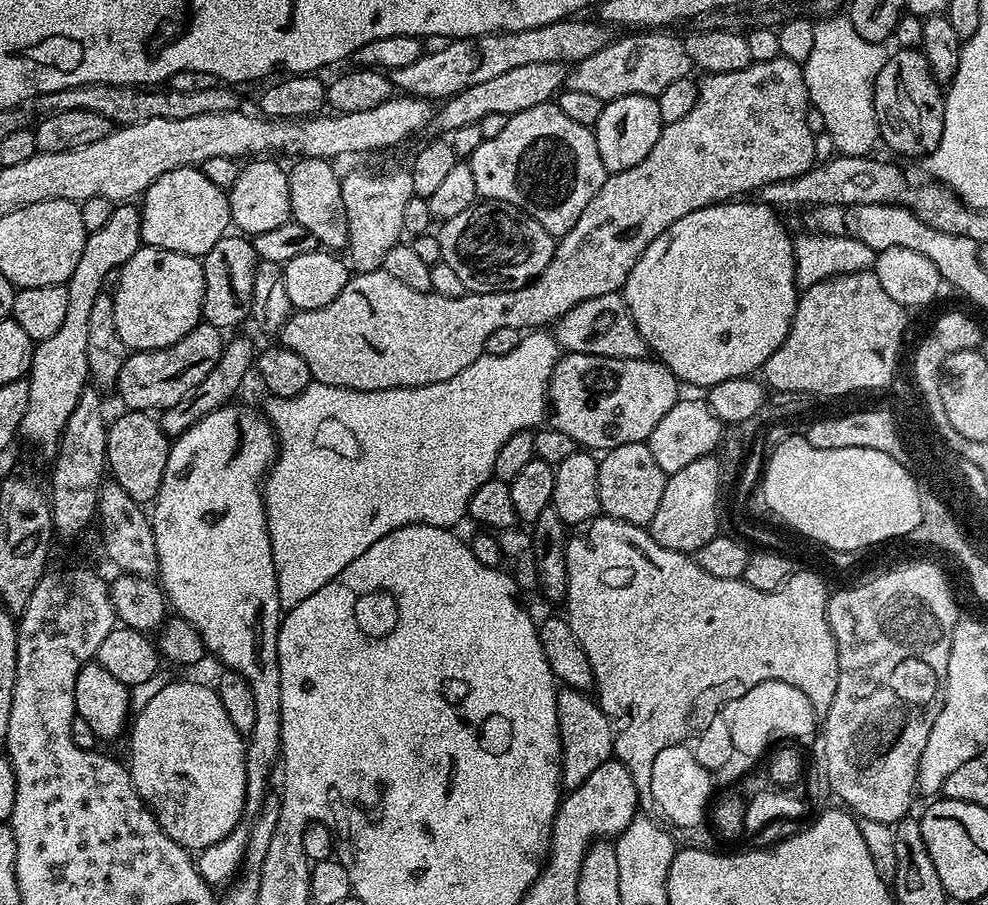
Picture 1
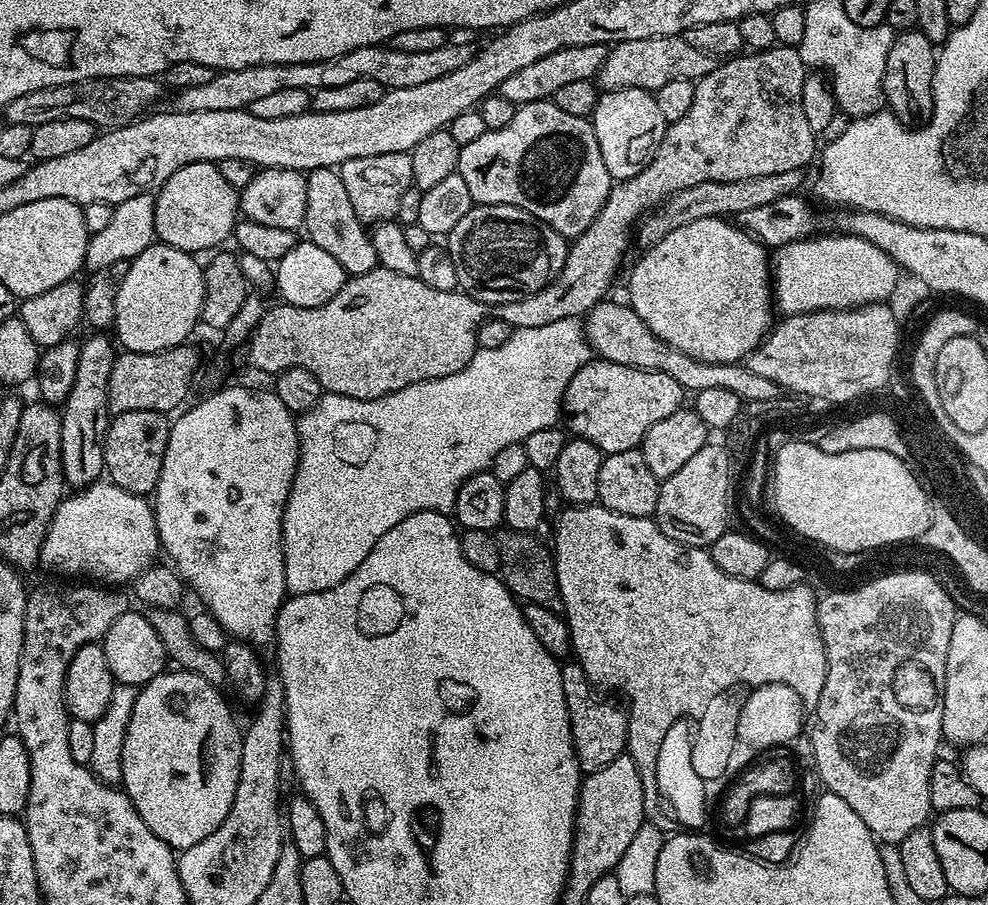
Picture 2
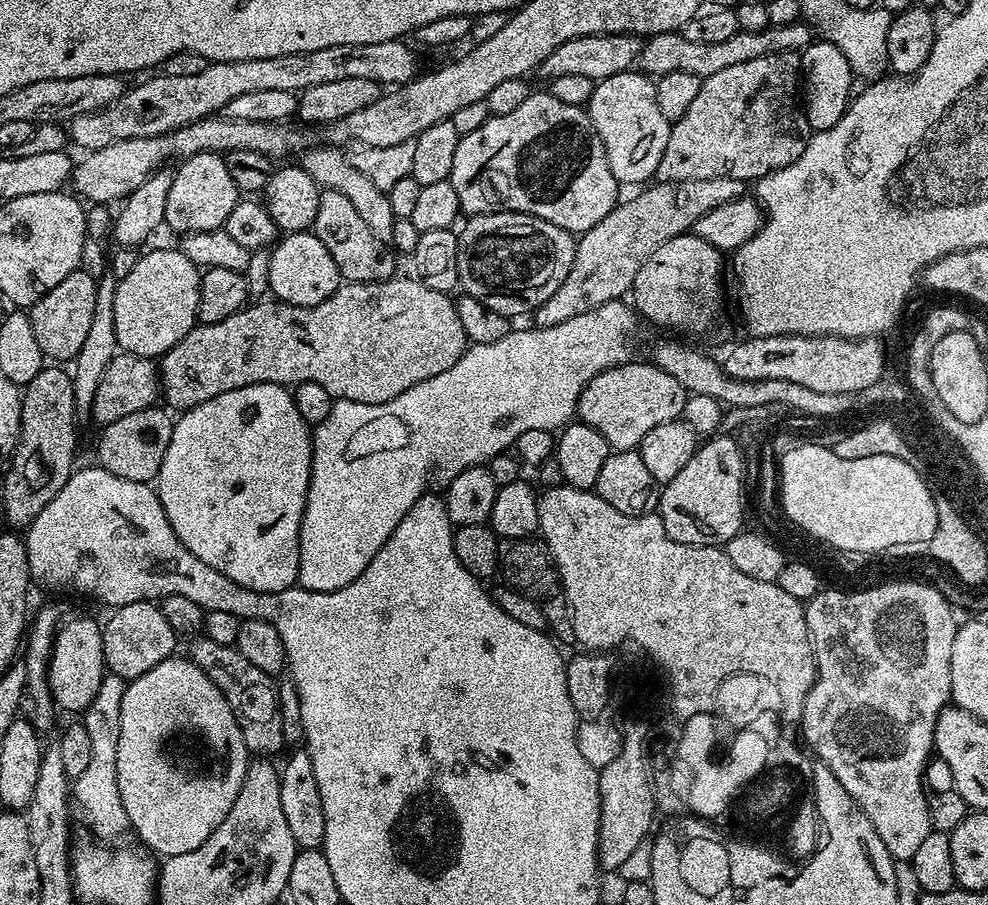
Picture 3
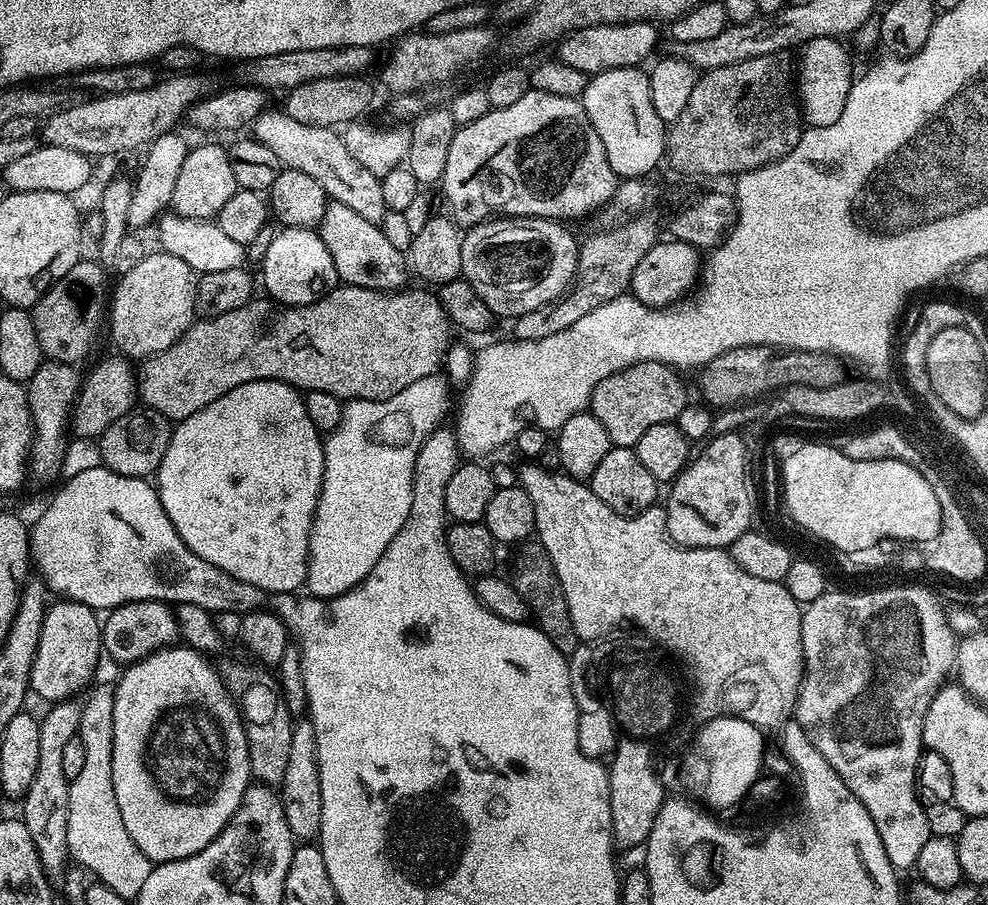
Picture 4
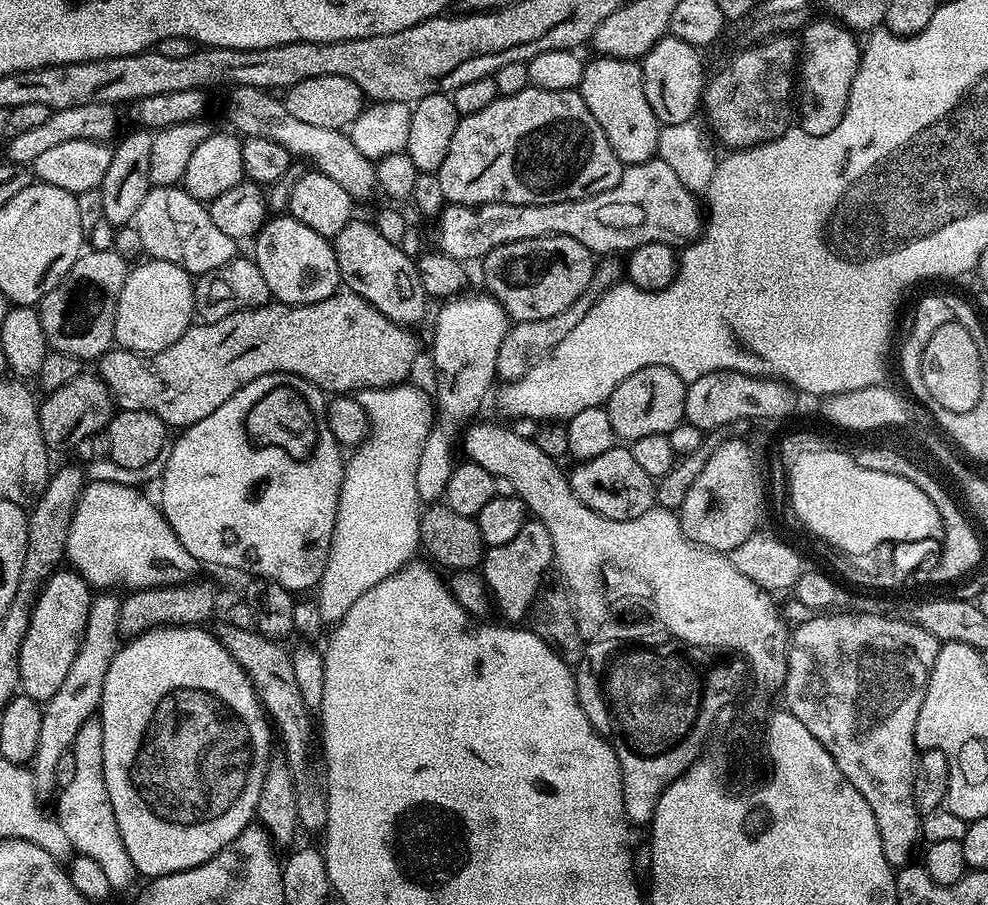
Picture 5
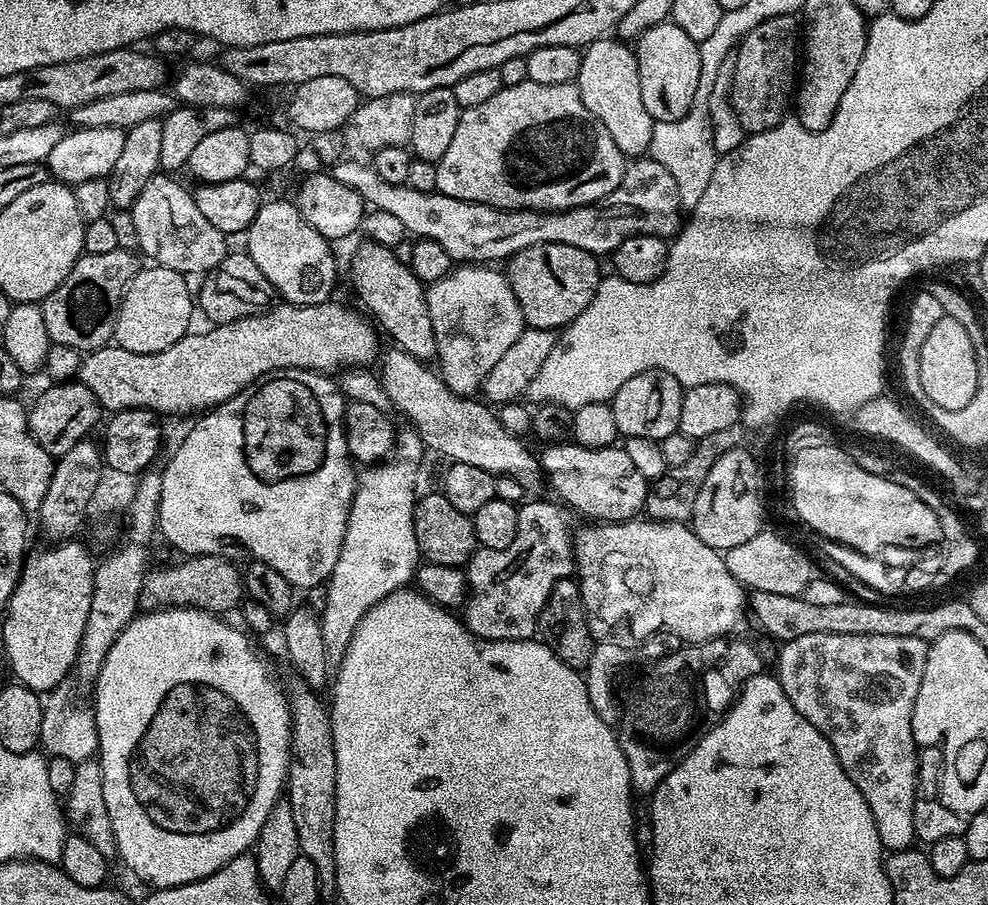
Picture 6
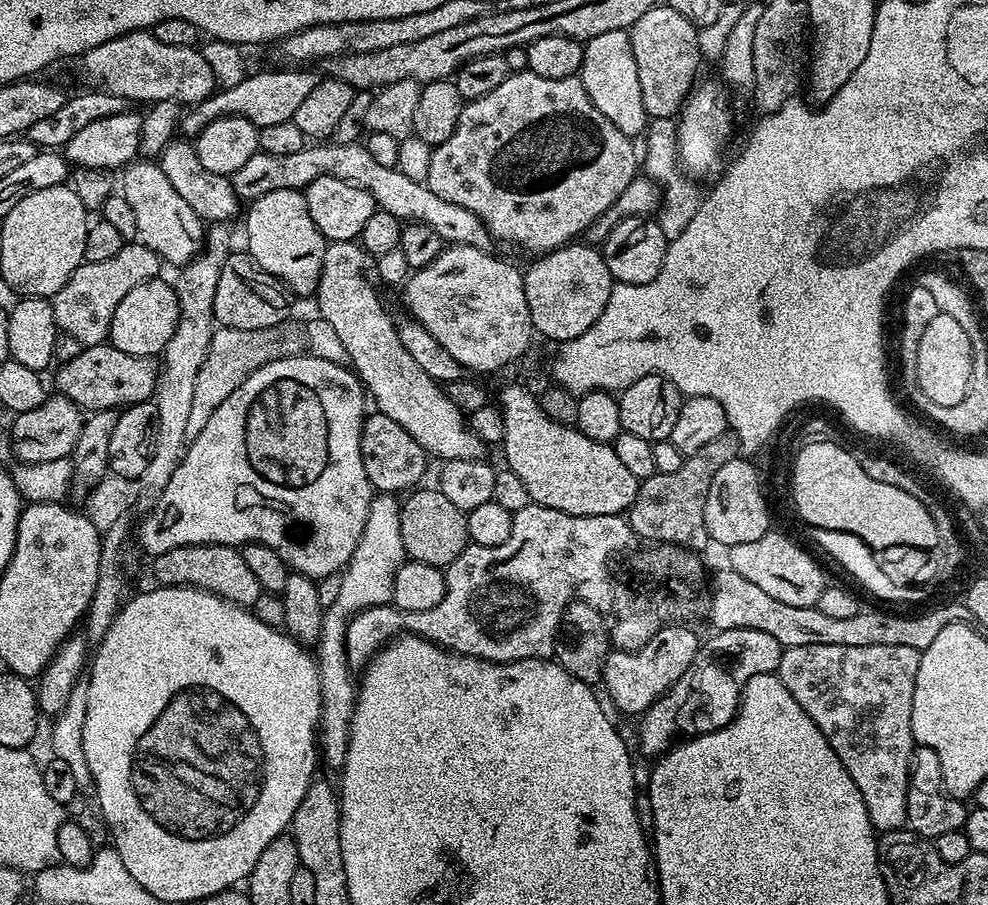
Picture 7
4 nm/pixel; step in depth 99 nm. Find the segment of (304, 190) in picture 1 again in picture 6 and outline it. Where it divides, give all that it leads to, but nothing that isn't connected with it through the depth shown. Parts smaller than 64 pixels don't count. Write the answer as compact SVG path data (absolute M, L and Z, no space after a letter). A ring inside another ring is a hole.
M364 242L352 256L352 288L360 295L361 302L372 311L371 319L382 332L384 327L383 335L388 335L395 347L425 362L437 359L436 335L430 322L425 285L420 283L405 261L396 257L393 249Z

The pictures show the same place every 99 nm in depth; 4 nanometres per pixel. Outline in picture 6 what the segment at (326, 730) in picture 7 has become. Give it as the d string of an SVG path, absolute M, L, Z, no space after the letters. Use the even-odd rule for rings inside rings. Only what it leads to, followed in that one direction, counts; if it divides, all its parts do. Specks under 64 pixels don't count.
M405 430L401 436L399 433L398 447L391 458L365 467L359 473L356 493L346 522L346 534L342 538L342 550L338 554L338 562L332 575L326 581L326 608L324 612L319 613L322 642L326 642L329 665L339 665L340 659L346 654L346 646L363 616L375 604L382 602L382 598L405 587L416 575L422 557L418 550L418 542L414 538L414 506L418 499L418 491L416 492L416 464L412 461L412 452L421 451L421 448L418 433Z

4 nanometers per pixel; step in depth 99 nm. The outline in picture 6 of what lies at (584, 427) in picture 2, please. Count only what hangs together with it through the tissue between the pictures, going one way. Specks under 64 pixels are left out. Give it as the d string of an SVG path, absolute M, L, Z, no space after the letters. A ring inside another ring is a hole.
M657 368L634 374L634 378L626 378L626 382L618 386L610 401L620 436L650 438L658 442L677 432L678 414L682 414L684 389L684 385L678 382L678 378L674 378L674 374L666 374Z

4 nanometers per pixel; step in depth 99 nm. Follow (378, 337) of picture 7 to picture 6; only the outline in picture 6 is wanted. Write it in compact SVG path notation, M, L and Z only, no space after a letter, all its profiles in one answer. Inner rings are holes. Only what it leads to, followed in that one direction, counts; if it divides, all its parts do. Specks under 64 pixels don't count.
M395 346L389 347L389 349L389 352L387 349L383 353L378 364L378 369L380 368L378 379L381 389L387 403L393 404L412 423L409 424L411 431L418 433L420 443L425 449L429 448L430 451L445 456L445 461L448 462L466 462L466 466L479 466L481 470L486 470L494 477L509 476L514 478L514 482L523 486L525 493L539 493L536 492L540 488L540 480L542 484L542 469L539 459L534 455L534 452L532 456L531 450L524 445L525 441L521 437L510 434L503 428L497 413L487 403L476 398L455 396L439 375L433 369L432 372L428 369L431 367L425 361L414 358L410 353Z

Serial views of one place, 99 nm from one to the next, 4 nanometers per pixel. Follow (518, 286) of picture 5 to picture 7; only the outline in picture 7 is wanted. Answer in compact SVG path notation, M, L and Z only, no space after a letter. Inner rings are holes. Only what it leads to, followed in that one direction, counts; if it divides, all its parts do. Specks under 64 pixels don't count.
M569 242L562 248L537 255L533 260L536 261L529 268L523 269L526 306L530 306L533 329L555 342L586 334L602 310L606 310L606 302L610 302L612 293L614 281L603 251L588 242Z

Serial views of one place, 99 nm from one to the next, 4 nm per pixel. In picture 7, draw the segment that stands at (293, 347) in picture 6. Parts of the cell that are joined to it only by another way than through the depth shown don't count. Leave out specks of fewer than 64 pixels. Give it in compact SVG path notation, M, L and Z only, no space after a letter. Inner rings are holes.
M105 342L85 346L78 358L59 365L55 370L55 391L70 398L79 408L94 413L107 408L123 410L129 404L151 401L156 391L158 364L153 357L126 354L126 350L118 350L111 342Z

